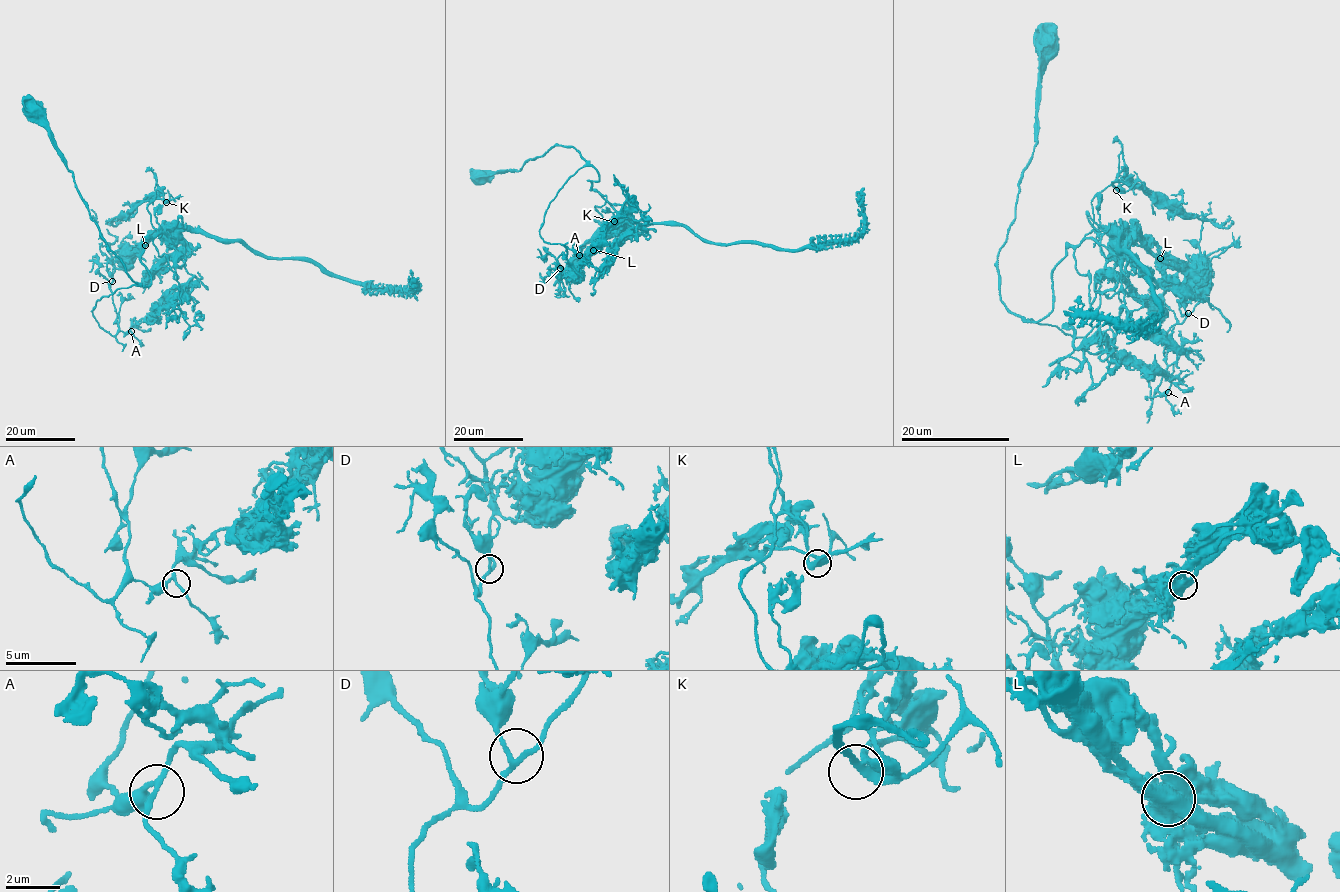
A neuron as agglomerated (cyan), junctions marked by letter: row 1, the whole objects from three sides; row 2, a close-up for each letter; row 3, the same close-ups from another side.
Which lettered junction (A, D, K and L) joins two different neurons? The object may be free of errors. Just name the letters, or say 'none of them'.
L

